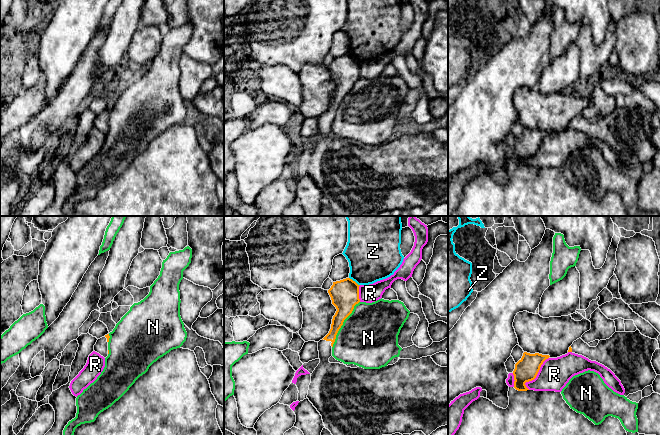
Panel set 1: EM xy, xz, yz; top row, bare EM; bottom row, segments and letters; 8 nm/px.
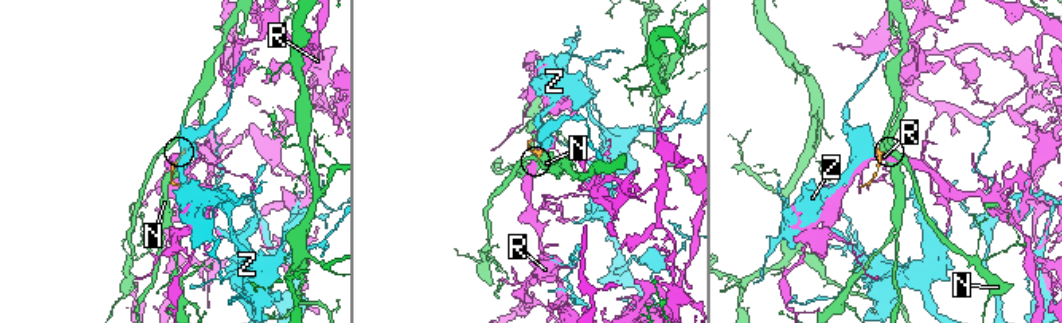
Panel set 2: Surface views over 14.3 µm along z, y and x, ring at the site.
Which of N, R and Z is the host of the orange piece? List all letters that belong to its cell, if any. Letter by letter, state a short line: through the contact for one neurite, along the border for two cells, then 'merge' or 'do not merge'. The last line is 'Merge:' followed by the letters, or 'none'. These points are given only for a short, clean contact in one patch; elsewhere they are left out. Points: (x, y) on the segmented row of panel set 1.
N: do not merge
R: do not merge
Z: line xz (349, 277), (359, 285); do not merge
Merge: none

